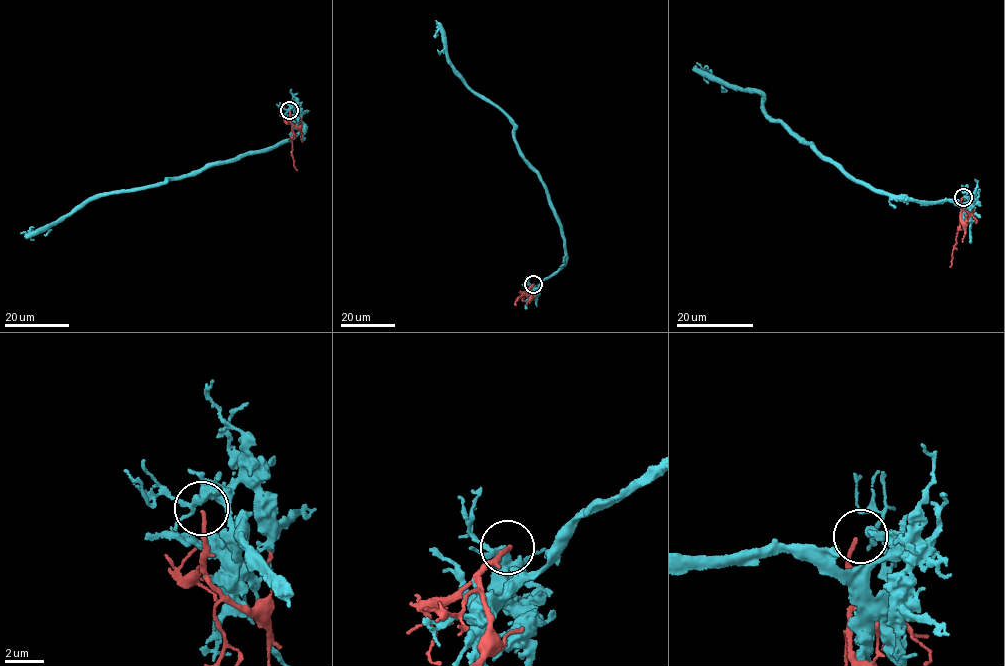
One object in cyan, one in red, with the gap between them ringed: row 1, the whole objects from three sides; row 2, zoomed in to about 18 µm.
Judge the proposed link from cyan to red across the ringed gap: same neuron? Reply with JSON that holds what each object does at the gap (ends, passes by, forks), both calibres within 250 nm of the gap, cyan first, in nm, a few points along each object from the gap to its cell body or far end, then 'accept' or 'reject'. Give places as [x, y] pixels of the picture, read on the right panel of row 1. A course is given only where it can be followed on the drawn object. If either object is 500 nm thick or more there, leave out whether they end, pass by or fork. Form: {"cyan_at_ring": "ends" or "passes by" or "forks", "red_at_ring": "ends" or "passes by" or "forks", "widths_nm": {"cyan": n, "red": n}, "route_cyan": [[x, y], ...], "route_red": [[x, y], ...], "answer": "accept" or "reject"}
{"cyan_at_ring": "forks", "red_at_ring": "ends", "widths_nm": {"cyan": 260, "red": 200}, "route_cyan": [[963, 197], [969, 200], [923, 204], [871, 190], [771, 120], [760, 94], [700, 70], [711, 76]], "route_red": [[962, 197], [957, 244], [949, 266]], "answer": "reject"}

